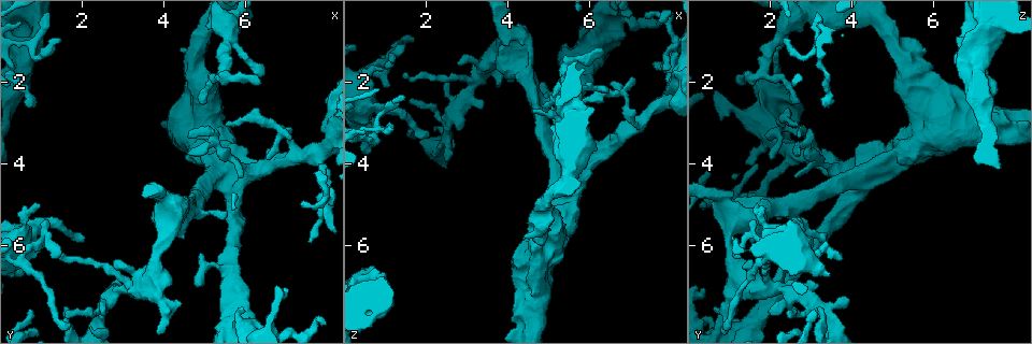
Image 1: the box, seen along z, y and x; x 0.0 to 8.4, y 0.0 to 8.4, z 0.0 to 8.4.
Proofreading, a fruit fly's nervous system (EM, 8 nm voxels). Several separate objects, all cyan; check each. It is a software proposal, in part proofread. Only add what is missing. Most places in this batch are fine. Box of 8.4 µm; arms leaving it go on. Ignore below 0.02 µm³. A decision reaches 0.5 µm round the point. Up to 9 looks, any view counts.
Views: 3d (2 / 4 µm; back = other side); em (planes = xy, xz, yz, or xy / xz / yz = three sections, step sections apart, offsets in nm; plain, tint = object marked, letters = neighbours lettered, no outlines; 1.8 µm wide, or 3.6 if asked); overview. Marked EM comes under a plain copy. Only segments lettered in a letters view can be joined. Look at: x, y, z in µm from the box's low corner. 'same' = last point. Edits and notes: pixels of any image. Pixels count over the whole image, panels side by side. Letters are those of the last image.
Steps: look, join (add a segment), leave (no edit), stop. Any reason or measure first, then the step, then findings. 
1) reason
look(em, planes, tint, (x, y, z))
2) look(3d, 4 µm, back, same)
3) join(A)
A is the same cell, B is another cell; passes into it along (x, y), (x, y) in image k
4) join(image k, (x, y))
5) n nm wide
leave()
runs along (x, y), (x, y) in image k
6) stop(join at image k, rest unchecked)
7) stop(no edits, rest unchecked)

free end
look(em, 3.6 µm, planes, letters, (2.05, 5.85, 3.15))

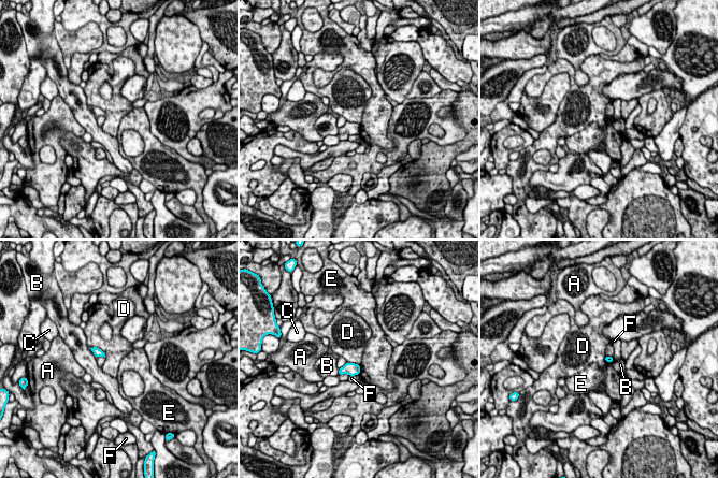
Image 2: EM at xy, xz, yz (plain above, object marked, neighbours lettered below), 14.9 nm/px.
leave()
A, B, C, D, E and F are other cells; border along (90, 347), (98, 347), (105, 357) in image 2; none of them fits

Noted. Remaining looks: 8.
thin end
look(3d, 4 µm, (5.55, 3.05, 2.75))

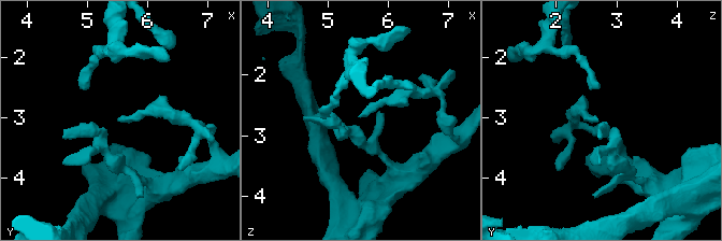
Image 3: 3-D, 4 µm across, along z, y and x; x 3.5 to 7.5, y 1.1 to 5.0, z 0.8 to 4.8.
look(em, xy, step 4, tint, (5.50, 3.10, 2.70))

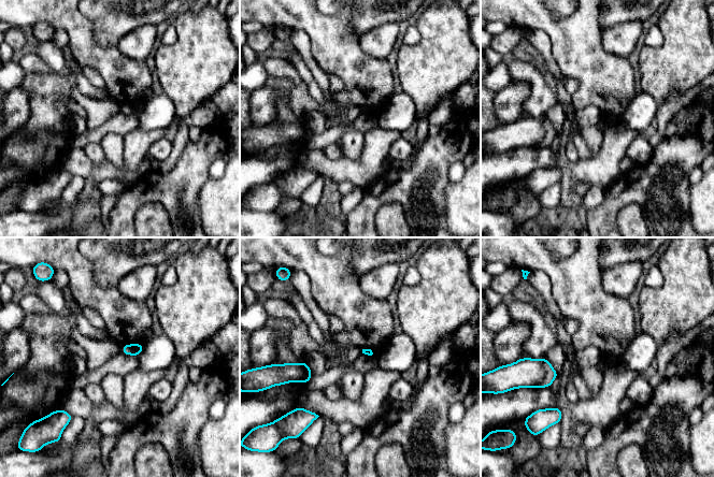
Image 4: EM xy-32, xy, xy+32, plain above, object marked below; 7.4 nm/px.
look(em, planes, letters, same)

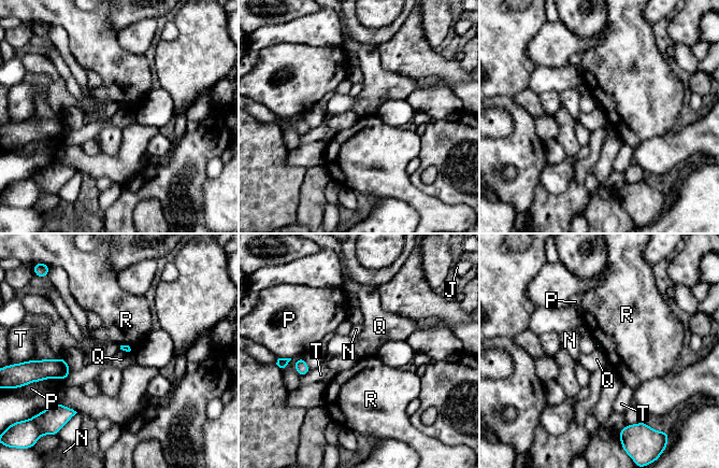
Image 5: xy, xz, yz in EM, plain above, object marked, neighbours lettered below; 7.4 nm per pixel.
leave()
J, N, P, Q, R and T are other cells; border along (71, 371), (63, 380) in image 5; none of them fits

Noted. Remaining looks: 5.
tapers out
look(3d, 2 µm, (1.65, 8.00, 1.00))

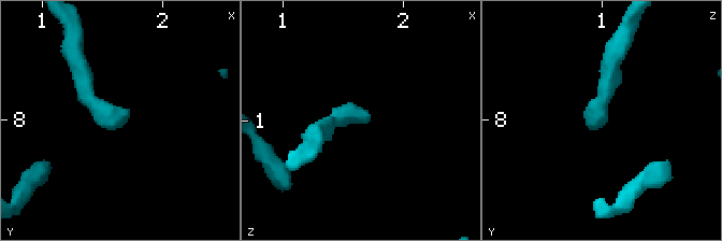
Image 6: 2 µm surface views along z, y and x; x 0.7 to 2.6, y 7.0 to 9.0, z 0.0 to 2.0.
now the EM
look(em, xy, step 8, letters, (1.70, 7.94, 0.96))

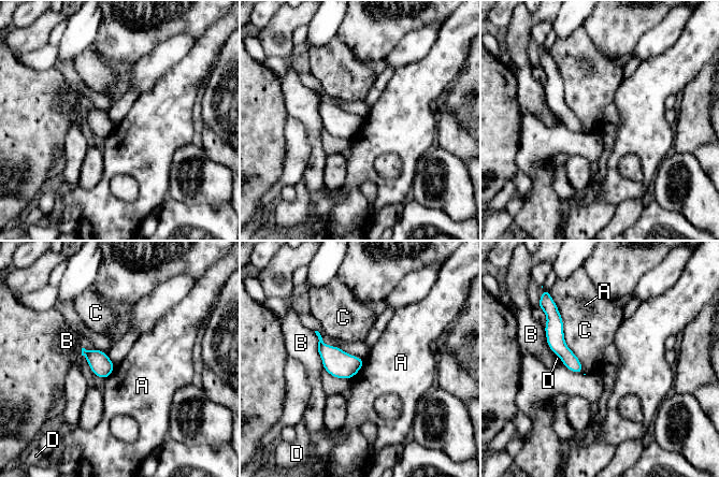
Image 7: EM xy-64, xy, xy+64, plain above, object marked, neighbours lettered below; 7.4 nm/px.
another direction
look(em, planes, letters, same)

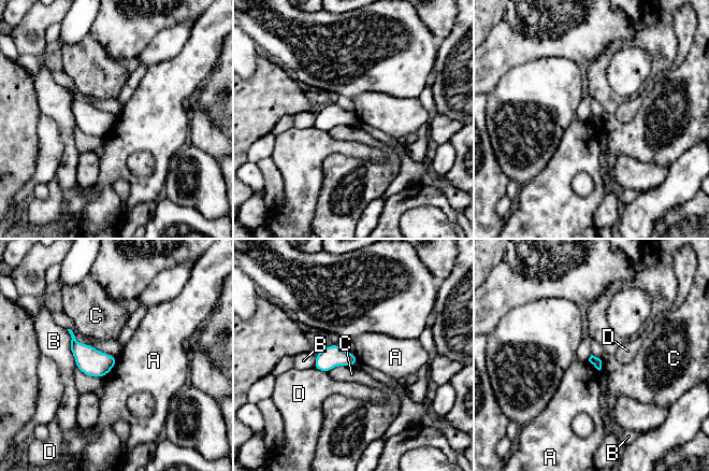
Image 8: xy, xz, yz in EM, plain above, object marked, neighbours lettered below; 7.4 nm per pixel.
leave()
A, B, C and D are other cells; border along (117, 359), (116, 364), (103, 376) in image 8; no lettered segment goes on from it

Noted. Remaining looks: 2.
thin end
look(em, planes, letters, (0.90, 5.00, 1.70))

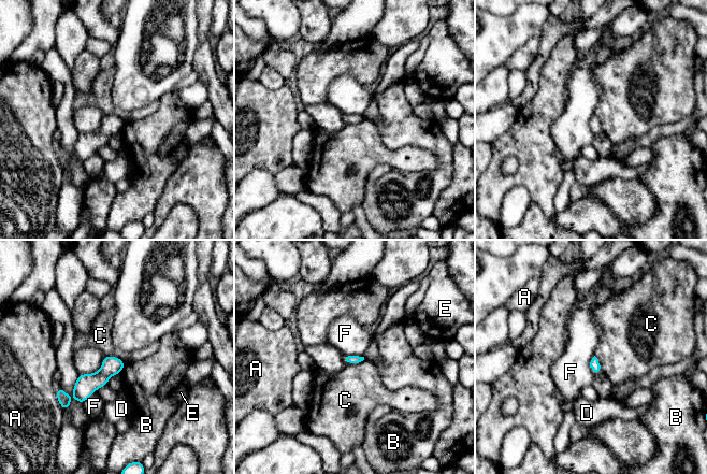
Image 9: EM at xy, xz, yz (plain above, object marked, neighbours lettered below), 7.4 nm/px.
leave()
A, B, C, D, E and F are other cells; border along (104, 355), (118, 357), (126, 364) in image 9; none of them fits

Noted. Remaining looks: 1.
stop(no edits, rest unchecked)

